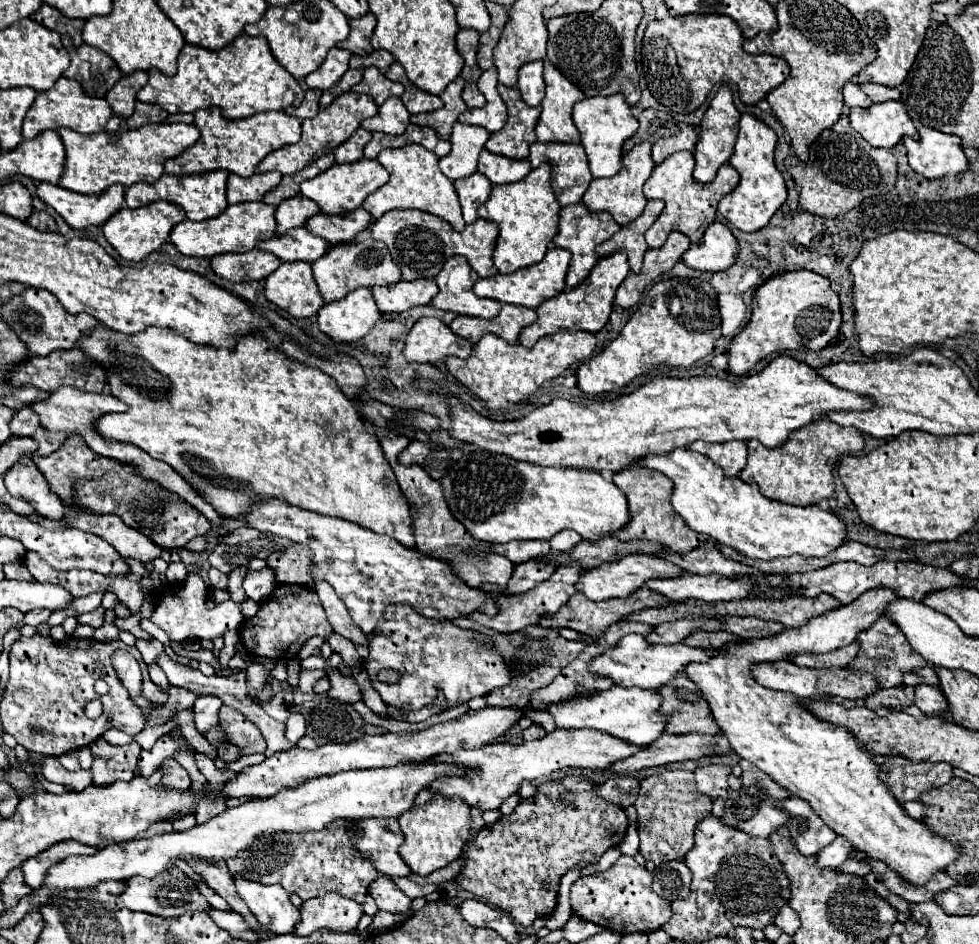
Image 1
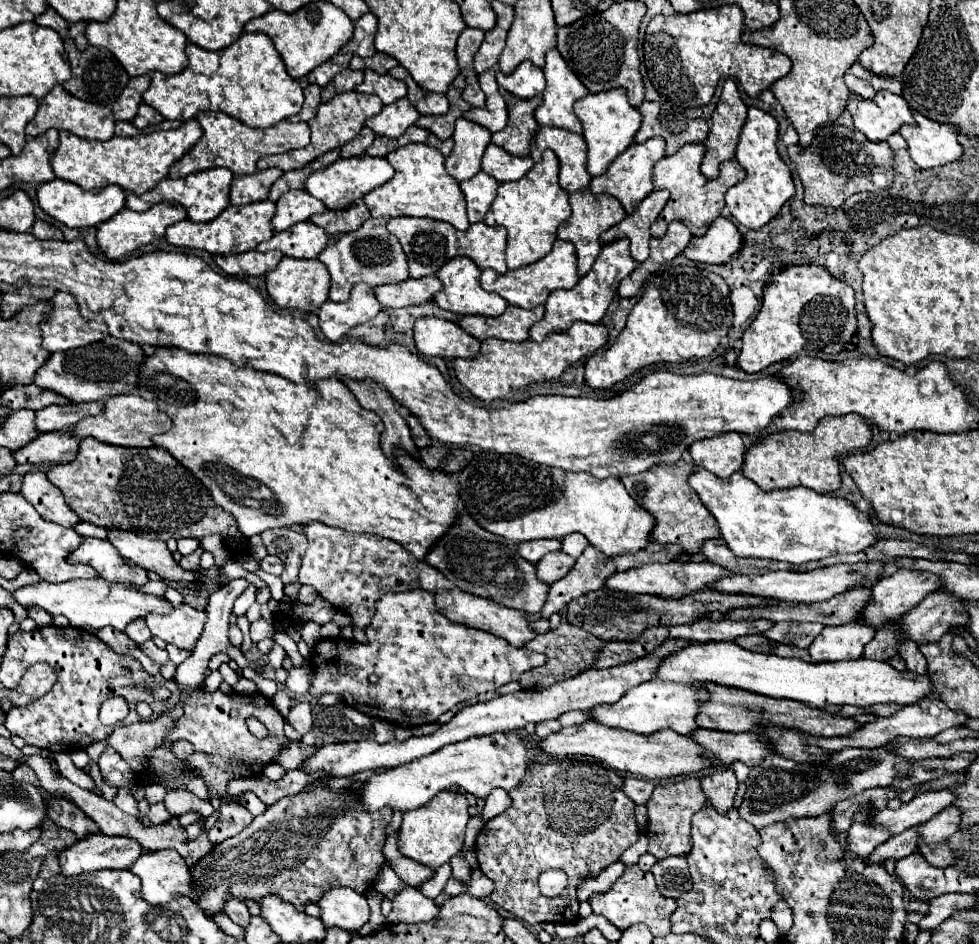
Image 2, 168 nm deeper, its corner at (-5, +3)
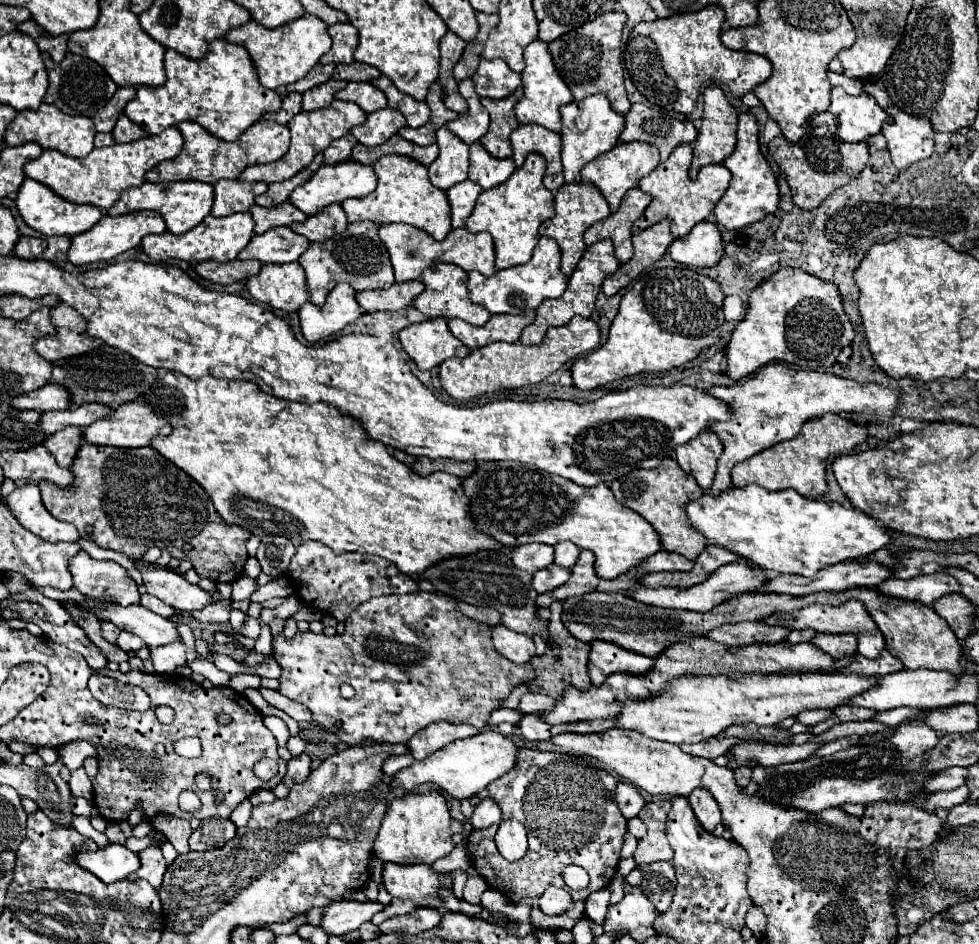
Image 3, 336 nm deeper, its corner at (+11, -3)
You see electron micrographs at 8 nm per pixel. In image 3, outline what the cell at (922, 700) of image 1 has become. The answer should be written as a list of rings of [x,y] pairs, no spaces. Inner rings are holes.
[[[848,600],[840,606],[828,606],[828,604],[812,604],[804,610],[796,610],[792,614],[772,614],[768,618],[762,618],[760,622],[764,624],[770,624],[770,626],[784,626],[784,628],[790,628],[790,630],[804,630],[804,628],[812,628],[816,632],[850,632],[850,634],[856,634],[858,638],[858,652],[866,658],[880,658],[880,652],[886,648],[886,642],[884,642],[884,636],[880,632],[880,628],[876,626],[876,622],[872,620],[872,616],[868,614],[866,606],[858,600]]]

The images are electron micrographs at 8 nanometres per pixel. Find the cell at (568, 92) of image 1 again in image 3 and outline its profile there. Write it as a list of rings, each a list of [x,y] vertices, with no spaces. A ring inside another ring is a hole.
[[[534,40],[532,44],[526,46],[524,50],[524,62],[526,68],[522,72],[522,88],[524,88],[524,98],[514,106],[516,118],[520,124],[540,124],[552,132],[560,132],[560,112],[558,108],[562,104],[570,104],[572,102],[572,92],[570,88],[564,84],[564,80],[560,78],[560,74],[556,72],[550,52],[548,52],[548,44]]]

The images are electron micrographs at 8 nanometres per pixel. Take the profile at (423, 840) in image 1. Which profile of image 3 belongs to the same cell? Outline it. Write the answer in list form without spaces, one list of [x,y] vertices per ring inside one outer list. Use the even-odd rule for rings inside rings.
[[[438,792],[406,794],[404,798],[394,798],[374,842],[374,854],[382,862],[394,864],[434,864],[438,858],[450,854],[452,848],[450,812],[444,796]]]

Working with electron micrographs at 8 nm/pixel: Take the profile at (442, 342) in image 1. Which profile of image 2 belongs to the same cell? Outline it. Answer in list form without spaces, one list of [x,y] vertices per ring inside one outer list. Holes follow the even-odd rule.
[[[424,316],[414,324],[414,340],[424,356],[472,358],[480,352],[480,340],[464,332],[456,322]]]

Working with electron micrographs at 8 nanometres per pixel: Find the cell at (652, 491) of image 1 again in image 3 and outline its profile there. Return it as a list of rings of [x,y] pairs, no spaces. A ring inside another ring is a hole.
[[[664,458],[662,466],[652,468],[652,470],[634,470],[618,480],[614,480],[610,484],[610,490],[614,494],[614,498],[638,512],[644,520],[648,520],[652,524],[652,528],[660,534],[660,546],[666,552],[678,552],[682,556],[686,556],[688,560],[696,560],[702,550],[706,548],[706,540],[704,536],[692,528],[692,524],[688,522],[686,516],[686,502],[690,502],[692,498],[698,498],[700,494],[704,494],[704,490],[700,490],[700,486],[696,486],[696,480],[686,474],[676,460],[672,458]]]

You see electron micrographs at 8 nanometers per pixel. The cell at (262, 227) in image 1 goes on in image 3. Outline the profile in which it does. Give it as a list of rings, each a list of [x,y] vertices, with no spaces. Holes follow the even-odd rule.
[[[242,212],[242,214],[232,214],[232,216],[224,216],[224,218],[216,218],[216,216],[206,216],[204,222],[200,222],[198,226],[194,226],[192,230],[184,232],[184,234],[172,234],[172,232],[162,232],[162,234],[152,234],[152,236],[144,236],[142,238],[142,250],[156,262],[160,260],[186,260],[192,264],[204,262],[204,260],[218,260],[218,262],[228,262],[234,260],[250,242],[250,238],[254,236],[254,220],[250,212]]]

